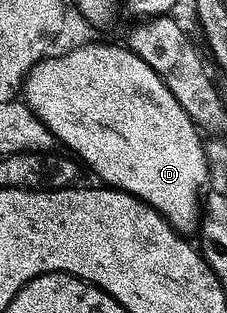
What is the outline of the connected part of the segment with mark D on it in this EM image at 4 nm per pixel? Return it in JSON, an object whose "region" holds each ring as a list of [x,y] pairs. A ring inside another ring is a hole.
{"region":[[[88,43],[85,47],[74,48],[61,59],[49,57],[37,65],[28,74],[23,94],[32,112],[52,130],[63,146],[65,143],[69,147],[67,150],[87,170],[89,167],[101,179],[101,184],[142,200],[185,237],[201,226],[202,192],[208,185],[206,139],[200,136],[203,134],[195,119],[190,118],[178,103],[178,97],[166,89],[162,77],[158,77],[142,57],[124,45]]]}

